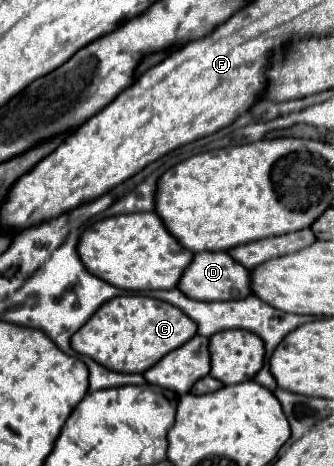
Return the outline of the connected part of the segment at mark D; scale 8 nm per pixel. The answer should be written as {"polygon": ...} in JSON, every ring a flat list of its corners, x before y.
{"polygon":[[200,252,194,254,192,264,184,270,178,288,186,292,186,296,194,300,238,300,252,294,250,286,250,270,238,264,226,252]]}

